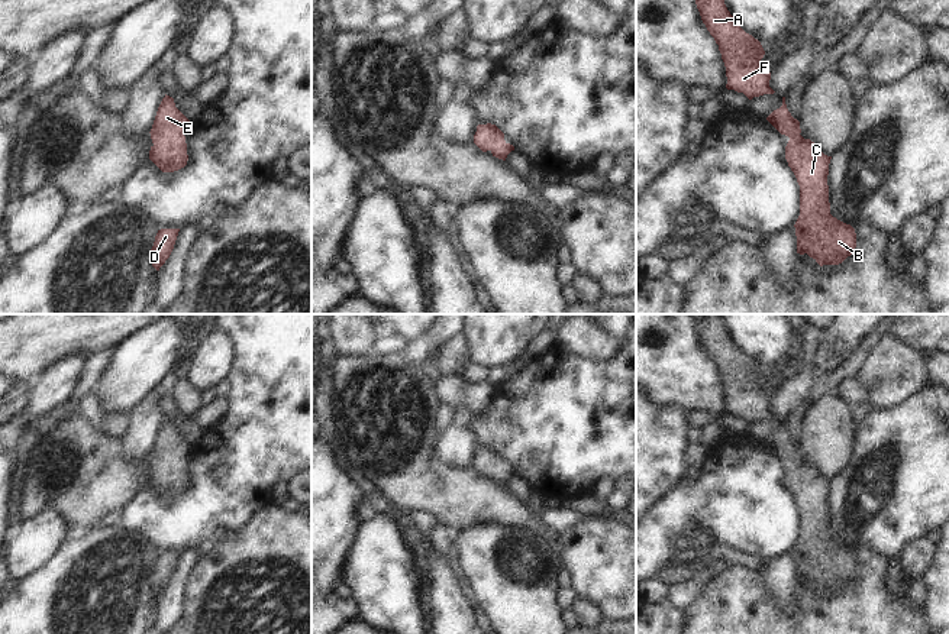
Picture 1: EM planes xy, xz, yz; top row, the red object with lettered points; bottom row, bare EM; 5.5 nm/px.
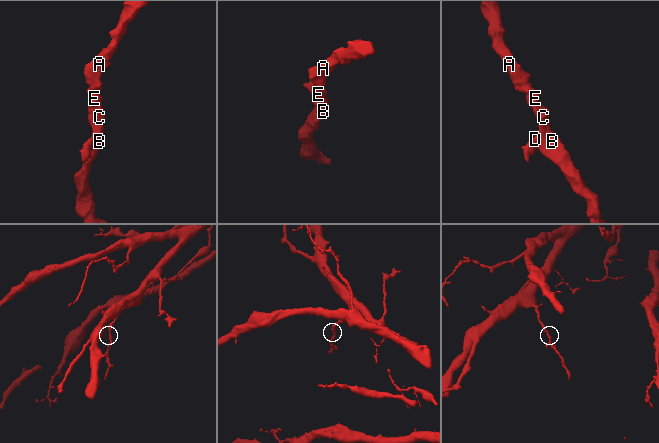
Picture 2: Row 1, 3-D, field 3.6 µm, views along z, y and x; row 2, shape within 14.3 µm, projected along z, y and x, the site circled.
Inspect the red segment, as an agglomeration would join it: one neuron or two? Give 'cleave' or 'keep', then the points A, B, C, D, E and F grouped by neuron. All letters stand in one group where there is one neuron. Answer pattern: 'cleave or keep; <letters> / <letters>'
keep; A B C D E F

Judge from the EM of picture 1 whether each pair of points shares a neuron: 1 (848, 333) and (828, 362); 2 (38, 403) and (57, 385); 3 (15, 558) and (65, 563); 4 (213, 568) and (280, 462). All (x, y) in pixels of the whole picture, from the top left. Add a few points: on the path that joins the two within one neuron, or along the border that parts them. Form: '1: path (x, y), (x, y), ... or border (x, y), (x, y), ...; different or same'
1: path (841, 340), (830, 355); same
2: path (42, 398), (52, 388); same
3: border (68, 537), (41, 566), (21, 581); different
4: border (261, 508), (238, 530), (226, 533); different

